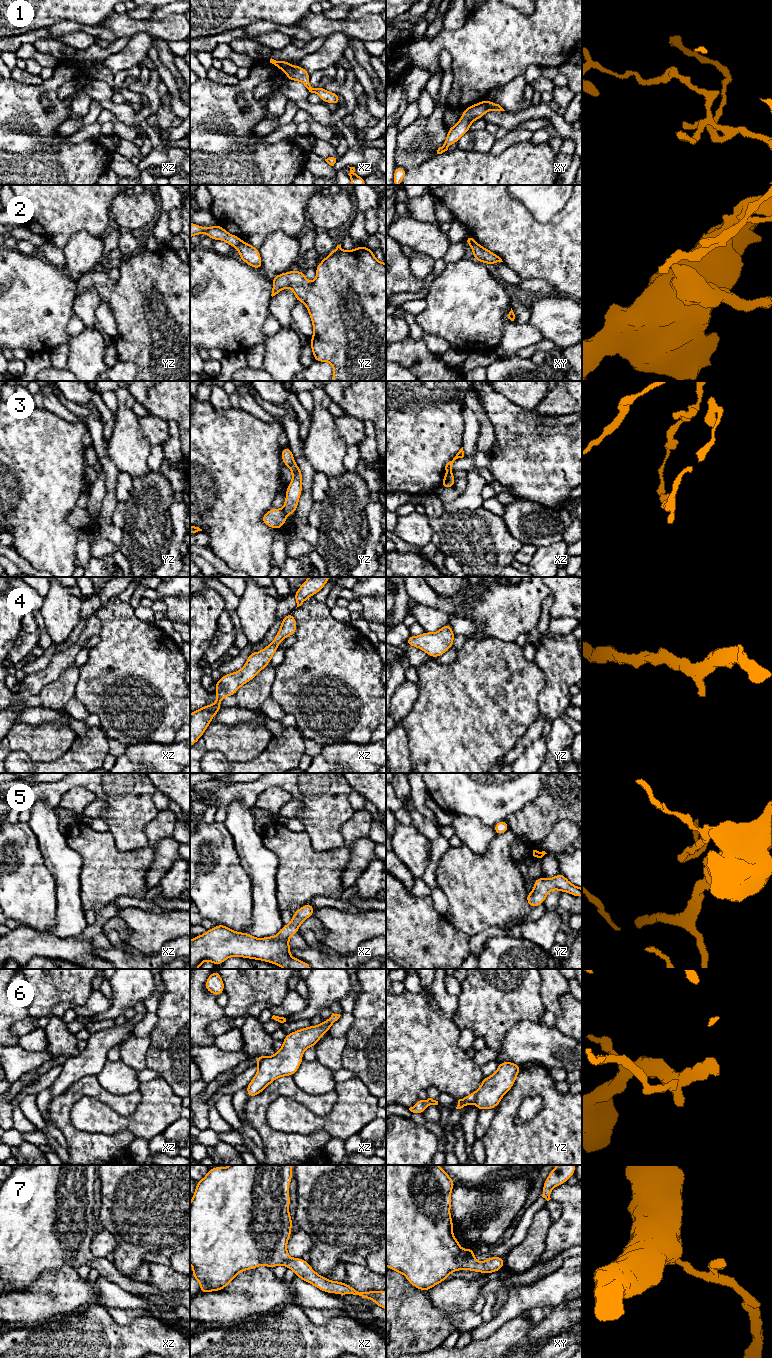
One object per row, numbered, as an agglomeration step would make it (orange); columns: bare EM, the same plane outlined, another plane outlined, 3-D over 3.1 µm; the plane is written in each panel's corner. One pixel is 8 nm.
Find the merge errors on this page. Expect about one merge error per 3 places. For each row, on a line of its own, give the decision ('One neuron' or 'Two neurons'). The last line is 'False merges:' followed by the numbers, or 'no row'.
1: Two neurons
2: Two neurons
3: Two neurons
4: One neuron
5: One neuron
6: Two neurons
7: One neuron
False merges: 1, 2, 3, 6

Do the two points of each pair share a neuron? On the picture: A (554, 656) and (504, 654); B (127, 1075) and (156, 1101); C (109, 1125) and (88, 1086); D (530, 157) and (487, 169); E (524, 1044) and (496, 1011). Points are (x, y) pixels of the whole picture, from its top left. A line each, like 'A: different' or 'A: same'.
A: different
B: different
C: different
D: same
E: different

